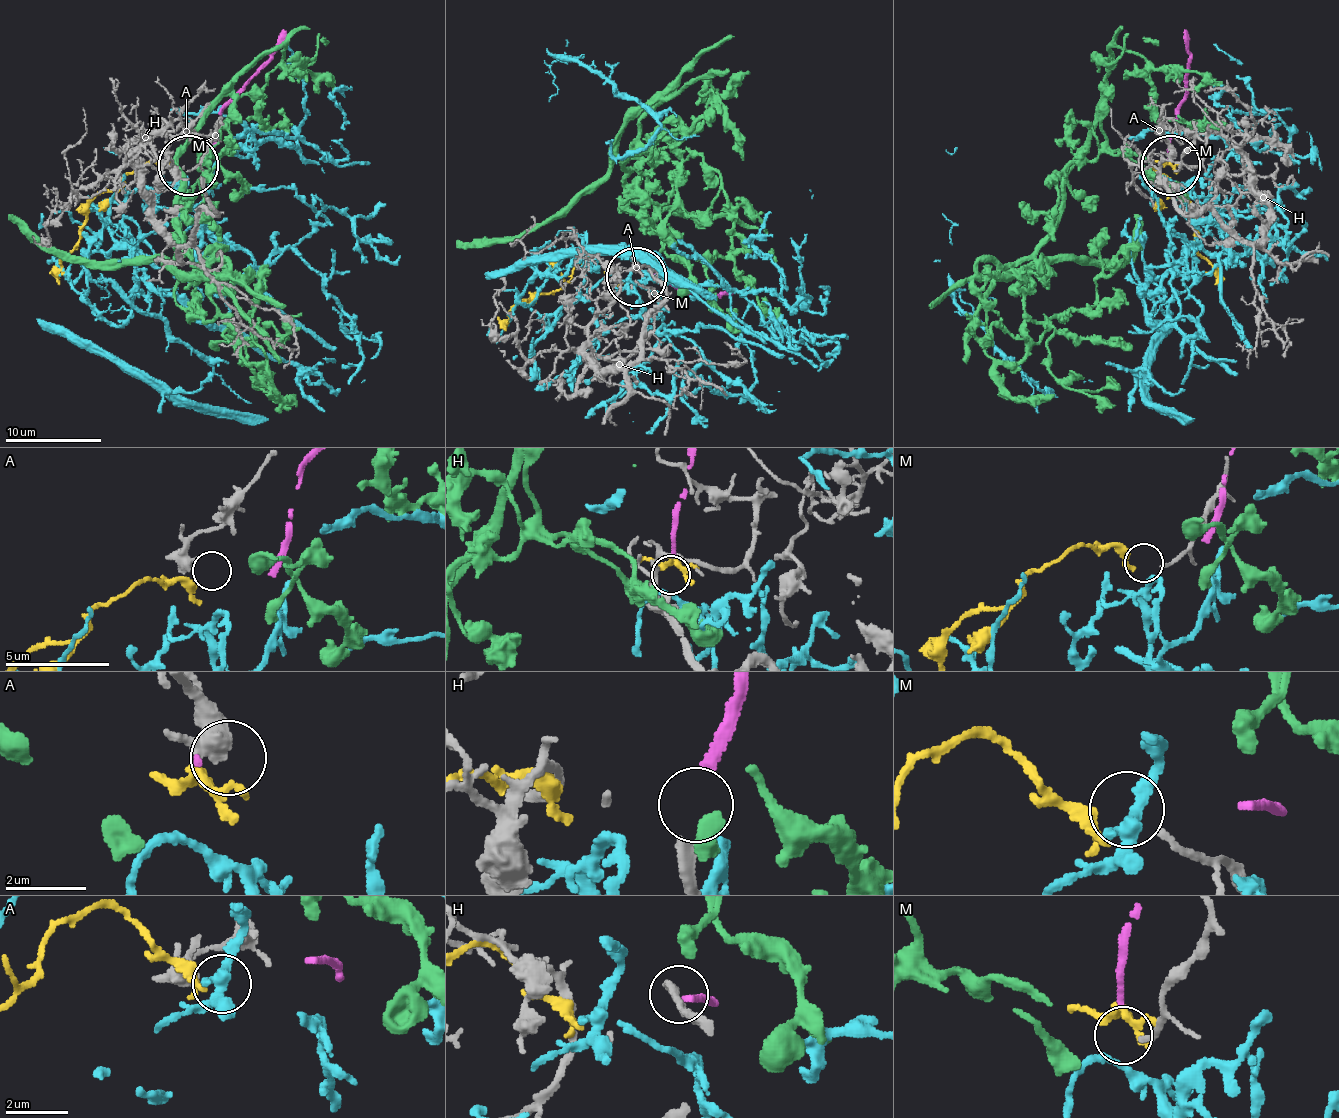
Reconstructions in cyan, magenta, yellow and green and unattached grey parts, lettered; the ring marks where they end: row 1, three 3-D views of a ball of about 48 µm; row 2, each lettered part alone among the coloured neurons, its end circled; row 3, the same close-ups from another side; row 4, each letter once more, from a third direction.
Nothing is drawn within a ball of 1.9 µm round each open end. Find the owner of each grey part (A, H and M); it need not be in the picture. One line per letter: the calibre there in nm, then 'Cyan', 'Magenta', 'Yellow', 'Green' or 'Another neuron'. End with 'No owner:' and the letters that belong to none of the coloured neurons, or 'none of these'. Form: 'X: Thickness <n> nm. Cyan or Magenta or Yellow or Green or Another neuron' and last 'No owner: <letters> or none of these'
A: Thickness 360 nm. Another neuron
H: Thickness 320 nm. Magenta
M: Thickness 160 nm. Yellow
No owner: A

